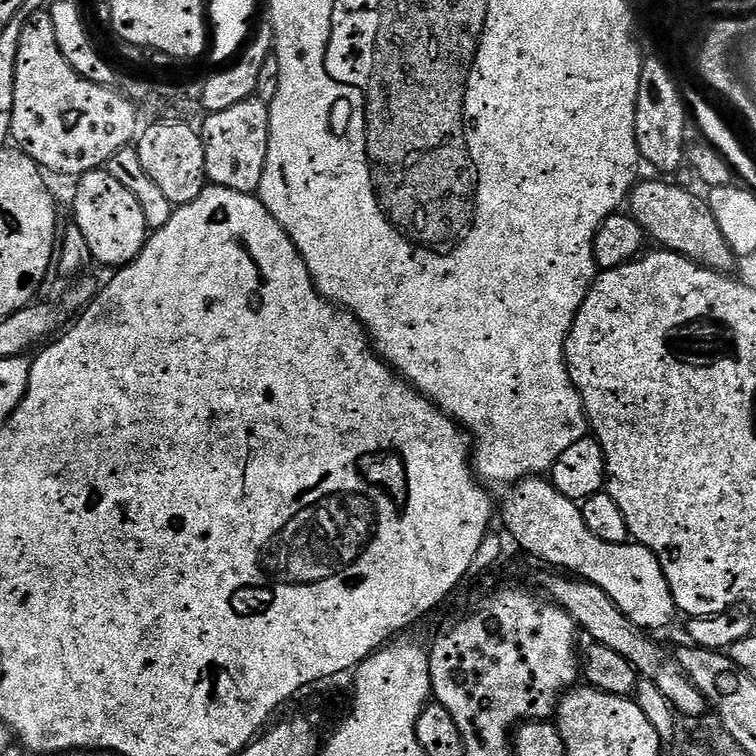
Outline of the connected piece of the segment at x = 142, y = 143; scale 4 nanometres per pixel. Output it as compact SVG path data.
M149 123L149 128L139 133L135 145L138 158L142 158L142 167L151 180L170 198L173 206L189 204L202 194L206 187L206 154L199 131L192 124Z

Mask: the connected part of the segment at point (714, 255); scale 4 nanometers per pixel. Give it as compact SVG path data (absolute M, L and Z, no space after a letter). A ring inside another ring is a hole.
M667 179L648 180L637 183L630 193L630 215L638 222L649 241L657 240L661 249L677 252L690 258L703 268L711 268L713 272L731 273L732 267L738 264L737 256L732 253L722 230L718 230L718 222L714 222L714 214L708 208L708 201L703 195L695 196L676 184L667 184Z

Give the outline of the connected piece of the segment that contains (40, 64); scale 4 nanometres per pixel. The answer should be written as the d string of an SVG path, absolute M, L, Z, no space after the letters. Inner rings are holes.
M51 11L34 13L25 22L17 58L11 139L41 169L79 178L103 169L118 150L137 139L136 105L115 87L90 82L72 69L58 50Z

